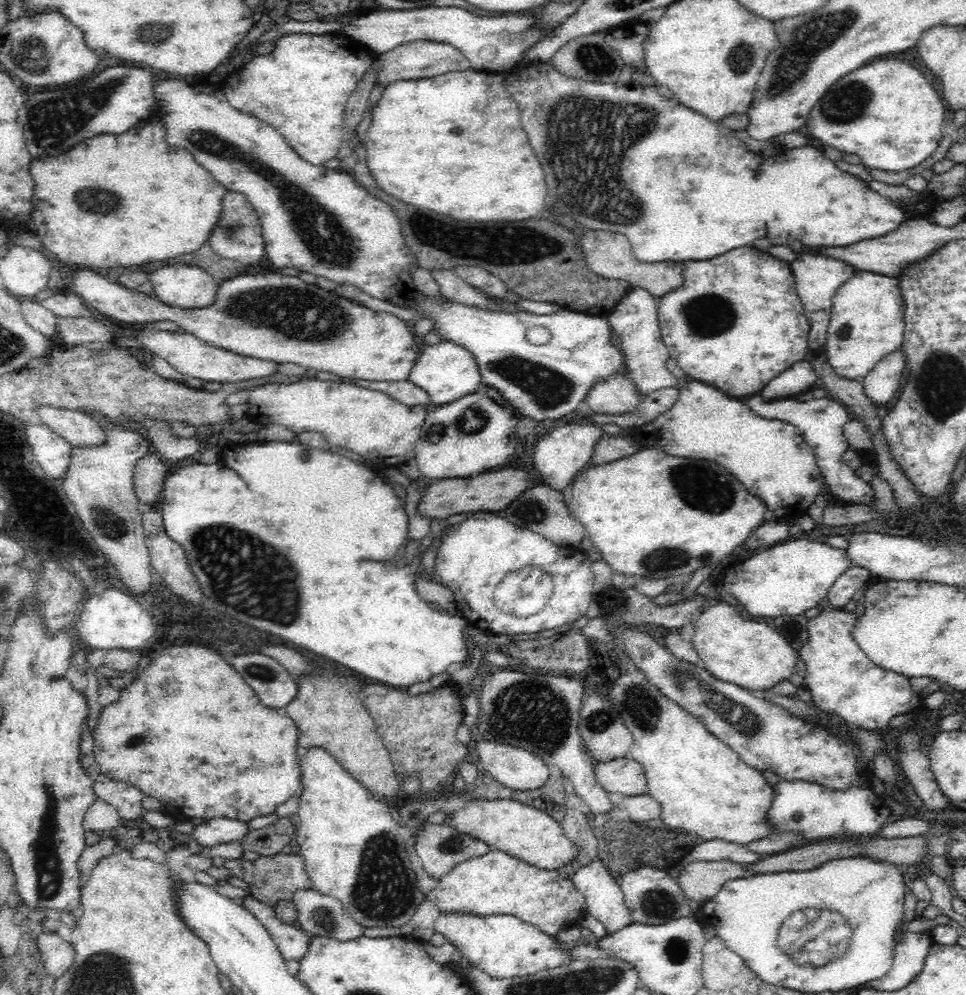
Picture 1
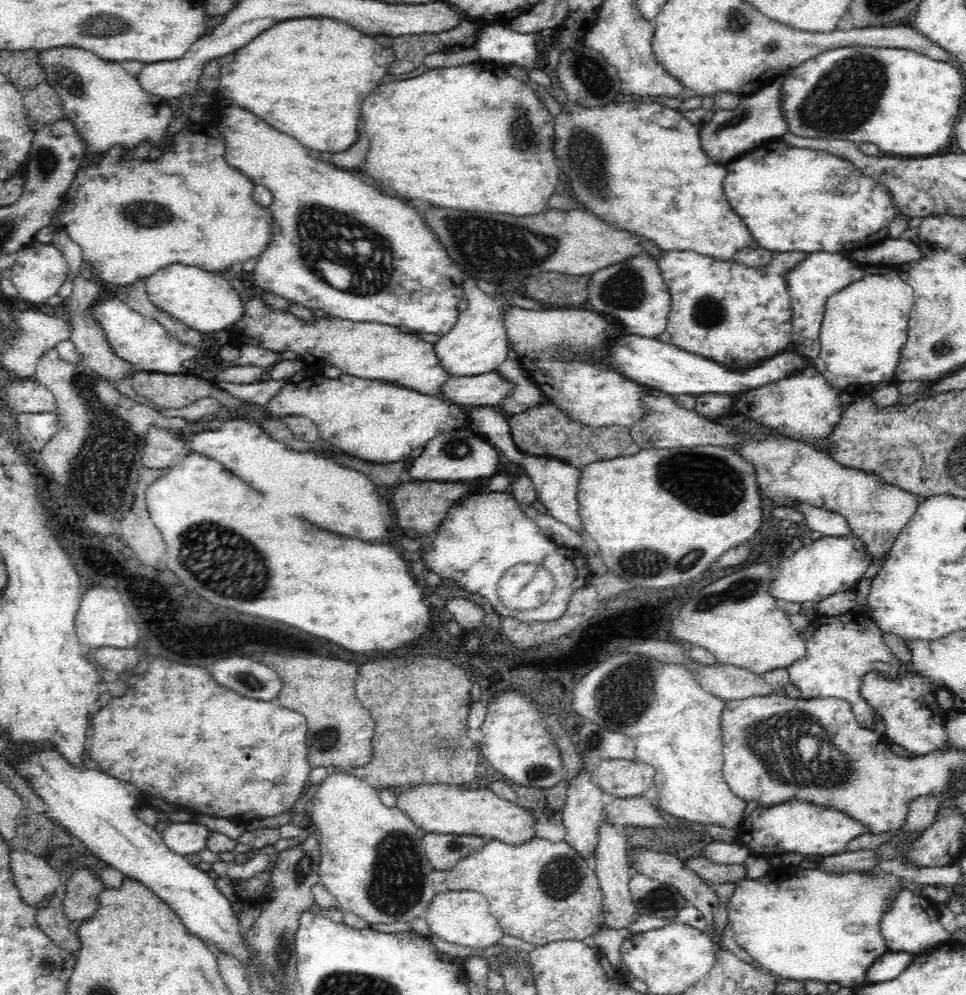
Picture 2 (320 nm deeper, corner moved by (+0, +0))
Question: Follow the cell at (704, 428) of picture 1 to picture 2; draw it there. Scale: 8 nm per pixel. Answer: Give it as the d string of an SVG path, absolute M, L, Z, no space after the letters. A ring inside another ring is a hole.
M740 418L735 426L751 436L740 448L732 448L755 466L759 491L776 506L792 506L807 502L839 514L848 521L848 529L862 539L872 564L883 564L900 531L914 516L920 504L916 494L884 482L879 476L842 466L812 447L780 437L775 429L748 418ZM764 434L773 435L764 435Z

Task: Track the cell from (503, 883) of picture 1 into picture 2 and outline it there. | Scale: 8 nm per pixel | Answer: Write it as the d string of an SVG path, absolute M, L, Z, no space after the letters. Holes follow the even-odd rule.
M534 836L522 844L510 845L496 839L489 841L478 850L462 858L446 878L450 890L472 890L483 894L489 902L490 912L498 921L502 934L544 946L556 940L582 941L586 936L594 936L604 925L601 886L595 876L594 854L582 858L565 840L550 842Z

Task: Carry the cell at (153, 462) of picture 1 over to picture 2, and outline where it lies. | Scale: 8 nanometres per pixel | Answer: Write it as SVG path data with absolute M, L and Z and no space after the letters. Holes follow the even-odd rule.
M152 426L145 436L141 463L148 468L166 468L172 460L181 458L186 450L187 444L174 437L171 430Z

